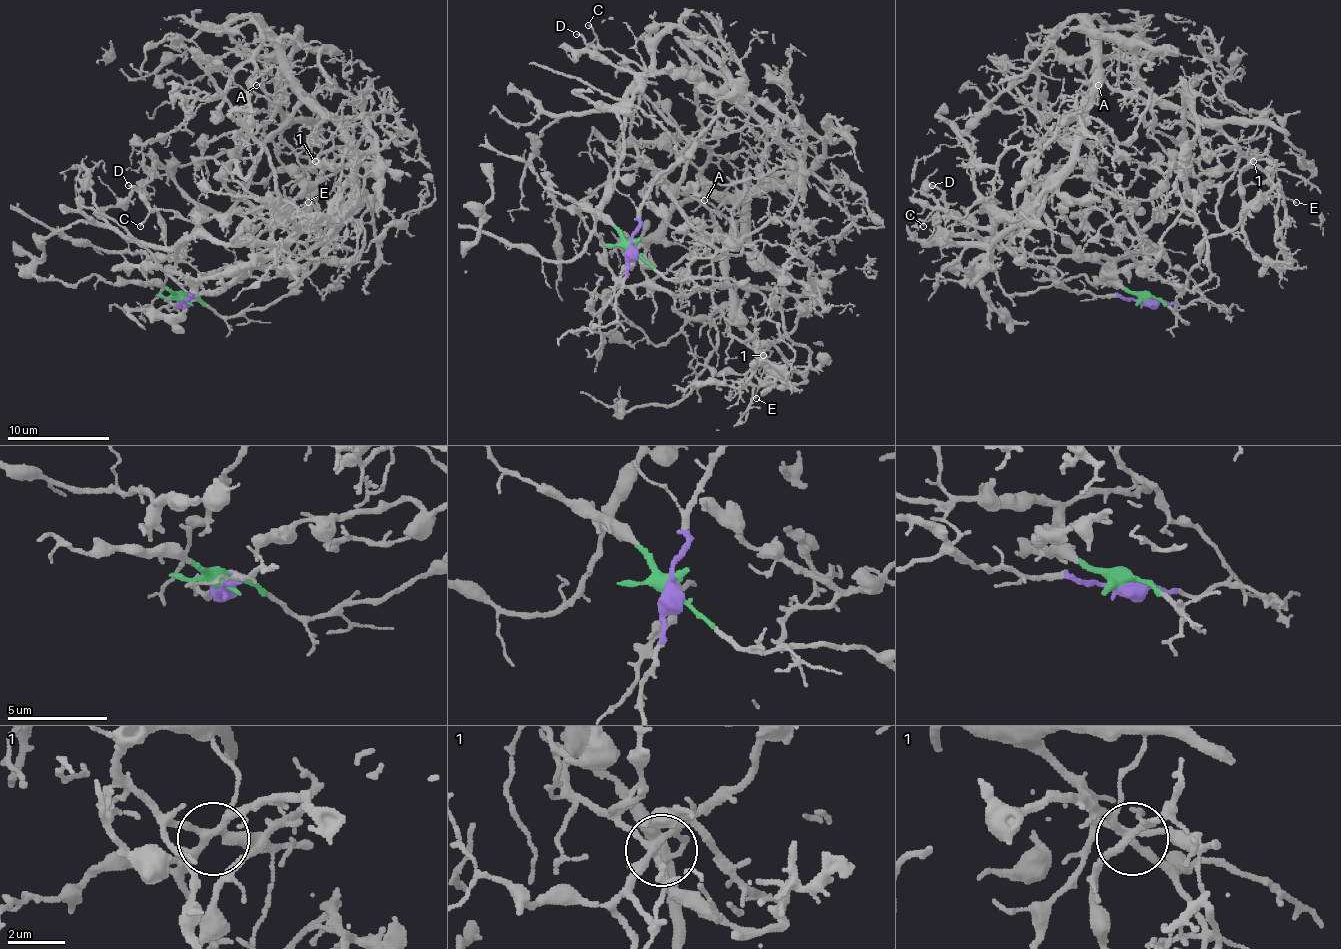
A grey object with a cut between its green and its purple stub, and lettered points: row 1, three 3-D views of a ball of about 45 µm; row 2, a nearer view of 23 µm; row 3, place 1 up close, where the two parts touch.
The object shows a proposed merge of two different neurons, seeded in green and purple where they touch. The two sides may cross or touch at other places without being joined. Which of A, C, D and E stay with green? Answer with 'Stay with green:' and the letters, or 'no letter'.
Stay with green: A, E

